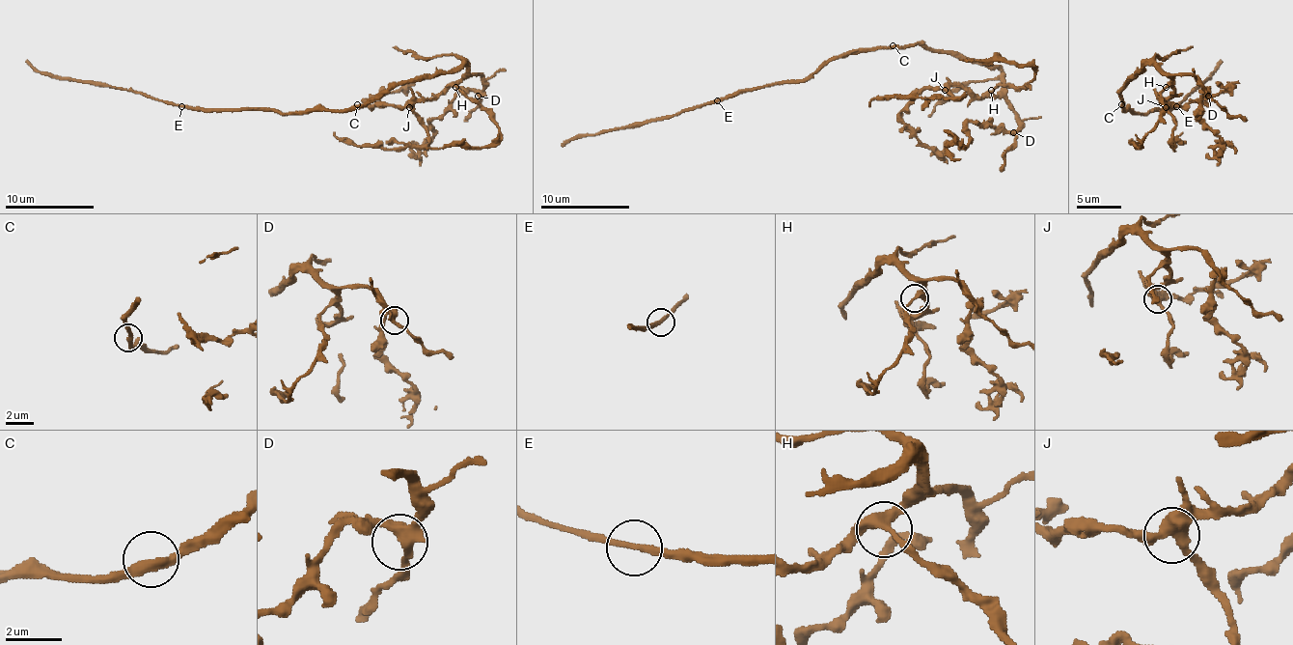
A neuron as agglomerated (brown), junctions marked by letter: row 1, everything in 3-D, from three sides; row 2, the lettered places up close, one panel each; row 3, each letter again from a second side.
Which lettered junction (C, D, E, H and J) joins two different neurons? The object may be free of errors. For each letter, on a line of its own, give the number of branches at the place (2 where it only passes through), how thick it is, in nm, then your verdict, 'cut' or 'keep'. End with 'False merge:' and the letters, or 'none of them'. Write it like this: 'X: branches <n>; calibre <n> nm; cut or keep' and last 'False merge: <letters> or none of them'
C: branches 2; calibre 320 nm; keep
D: branches 3; calibre 320 nm; keep
E: branches 2; calibre 240 nm; keep
H: branches 3; calibre 320 nm; keep
J: branches 3; calibre 400 nm; keep
False merge: none of them

